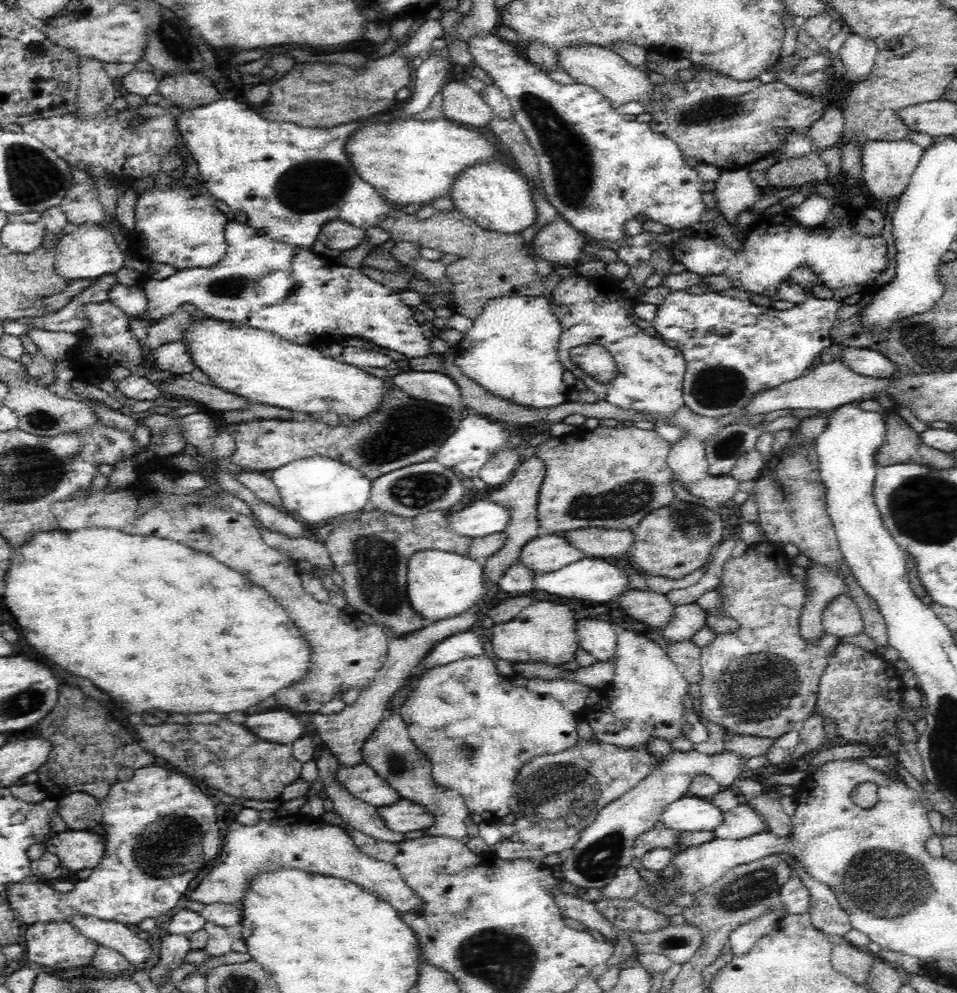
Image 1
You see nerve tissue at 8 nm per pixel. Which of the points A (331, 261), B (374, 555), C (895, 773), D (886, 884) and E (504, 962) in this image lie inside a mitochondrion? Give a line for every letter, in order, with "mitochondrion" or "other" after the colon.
A: other
B: mitochondrion
C: other
D: mitochondrion
E: mitochondrion

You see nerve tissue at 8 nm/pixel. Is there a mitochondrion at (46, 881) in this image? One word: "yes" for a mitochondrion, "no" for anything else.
no

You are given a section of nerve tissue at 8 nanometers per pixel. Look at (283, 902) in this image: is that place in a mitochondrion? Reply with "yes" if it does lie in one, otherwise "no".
no

